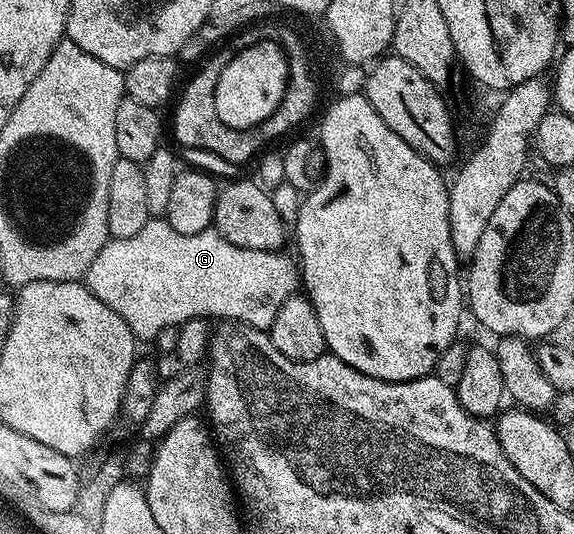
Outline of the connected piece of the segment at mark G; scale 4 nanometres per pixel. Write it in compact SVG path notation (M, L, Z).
M152 218L145 226L141 226L141 231L138 234L133 234L133 238L110 239L101 250L101 254L97 254L97 258L93 258L85 277L85 283L87 289L93 294L97 294L97 298L101 298L101 302L105 302L105 306L109 306L117 314L121 314L125 326L129 326L129 330L139 342L143 342L143 340L154 341L155 336L161 334L161 330L181 326L186 320L212 318L211 316L223 316L219 318L227 322L238 322L248 328L267 330L270 329L273 318L277 318L277 310L281 310L281 306L289 297L296 295L301 284L300 265L292 257L291 261L285 253L286 251L283 250L270 252L269 250L249 250L241 246L233 246L233 242L229 242L220 232L214 230L208 230L201 234L177 234L177 230L173 230L173 226L169 226L166 219Z

